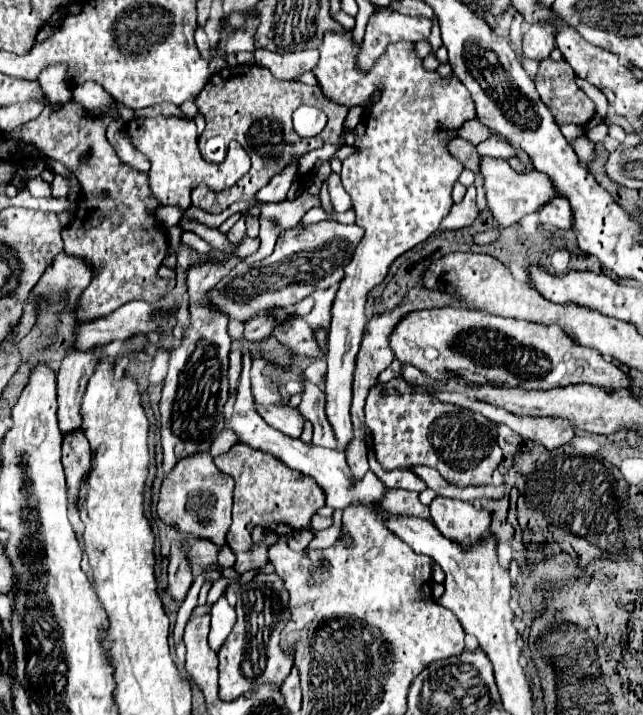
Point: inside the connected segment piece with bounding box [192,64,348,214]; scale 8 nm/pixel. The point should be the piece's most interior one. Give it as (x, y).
(244, 103)

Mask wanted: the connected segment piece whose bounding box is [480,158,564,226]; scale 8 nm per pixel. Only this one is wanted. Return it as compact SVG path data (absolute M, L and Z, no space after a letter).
M482 158L480 160L480 174L486 178L486 196L488 196L488 208L494 214L494 220L500 226L512 226L524 216L538 212L538 208L546 206L550 200L564 198L552 184L552 180L546 174L540 172L516 172L510 168L506 160L500 158Z

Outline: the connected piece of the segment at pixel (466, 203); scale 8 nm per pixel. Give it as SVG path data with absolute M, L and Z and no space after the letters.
M470 186L464 200L460 204L452 206L452 212L446 216L446 220L442 222L448 230L458 230L458 228L466 228L470 226L476 218L478 218L480 210L476 206L476 188Z

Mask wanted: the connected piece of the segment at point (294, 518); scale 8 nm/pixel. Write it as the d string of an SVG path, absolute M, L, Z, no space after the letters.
M236 444L232 450L228 450L222 456L214 458L214 464L220 472L234 478L234 512L232 512L232 526L226 534L226 542L236 554L234 570L238 574L244 574L252 568L268 564L268 548L254 548L252 542L248 542L248 536L252 534L252 528L260 526L266 530L312 530L310 520L312 516L324 506L324 492L314 484L314 480L298 470L290 470L286 464L276 460L274 456L268 456L266 452L254 450L246 444Z

